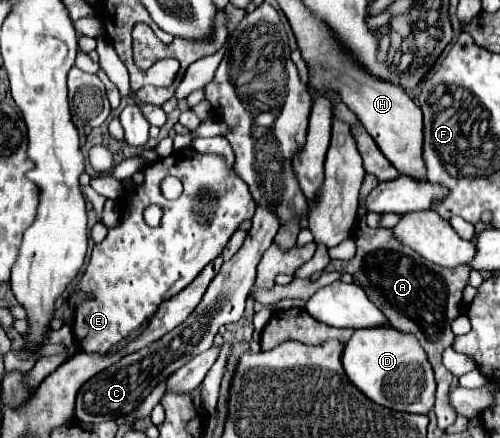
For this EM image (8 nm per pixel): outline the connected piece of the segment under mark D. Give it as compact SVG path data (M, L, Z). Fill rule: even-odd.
M391 326L355 330L345 344L343 368L349 380L373 402L399 410L427 414L435 404L433 368L419 340L413 334L403 334Z

